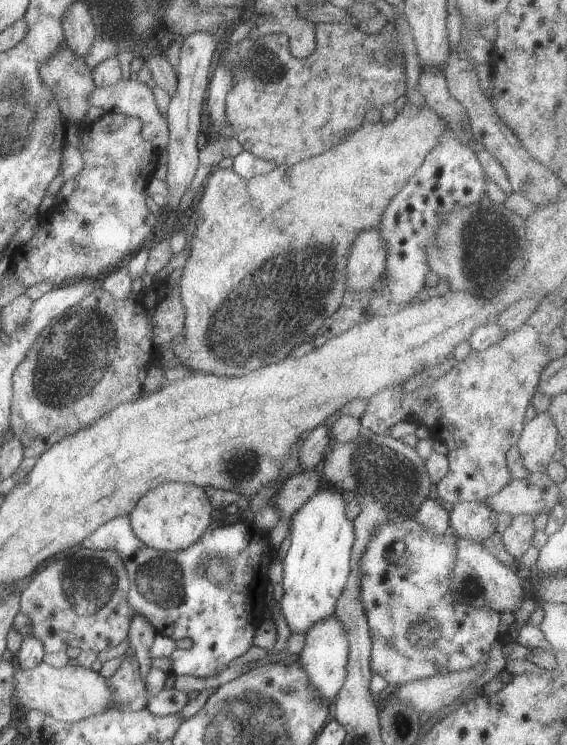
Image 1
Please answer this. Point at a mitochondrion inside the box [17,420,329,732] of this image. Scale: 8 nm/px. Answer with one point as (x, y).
(165, 582)

